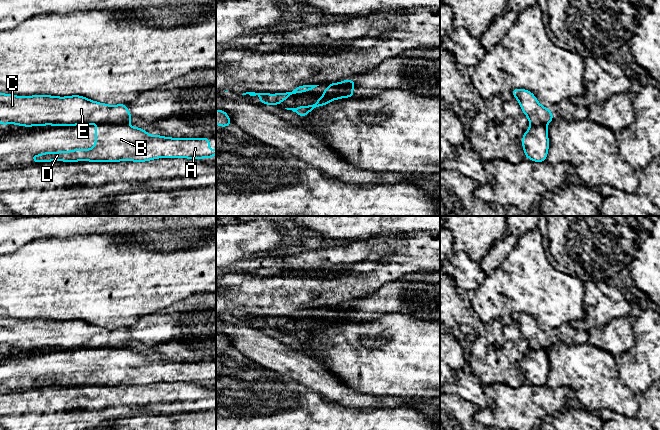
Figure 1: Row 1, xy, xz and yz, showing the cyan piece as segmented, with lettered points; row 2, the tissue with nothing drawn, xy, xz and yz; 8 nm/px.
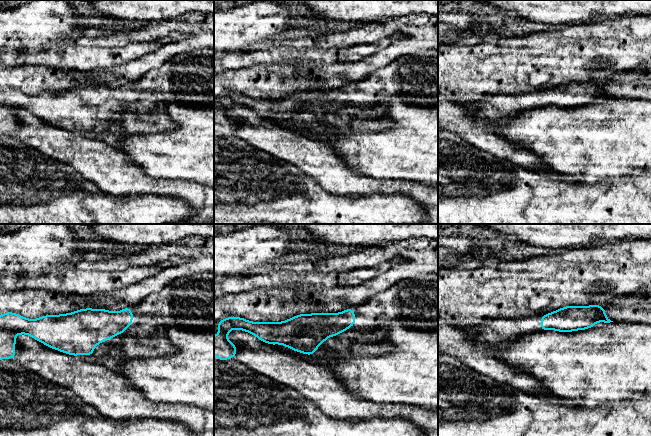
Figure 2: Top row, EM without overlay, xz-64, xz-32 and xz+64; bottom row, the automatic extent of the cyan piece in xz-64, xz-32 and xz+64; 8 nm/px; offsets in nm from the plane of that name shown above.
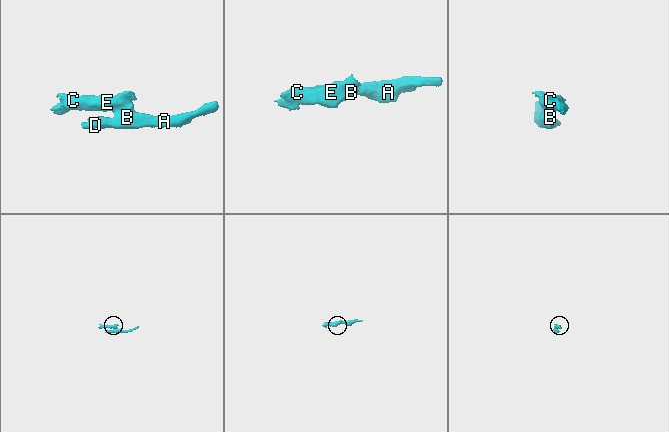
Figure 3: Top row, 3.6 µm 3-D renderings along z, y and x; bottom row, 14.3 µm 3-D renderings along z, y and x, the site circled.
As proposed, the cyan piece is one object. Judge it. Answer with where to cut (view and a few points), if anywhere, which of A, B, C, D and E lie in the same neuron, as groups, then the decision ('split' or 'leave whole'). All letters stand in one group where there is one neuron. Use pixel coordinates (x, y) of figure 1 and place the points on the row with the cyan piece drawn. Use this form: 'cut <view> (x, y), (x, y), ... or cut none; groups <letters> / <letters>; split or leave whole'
cut xy (126, 123), (99, 125); groups A B D / C E; split

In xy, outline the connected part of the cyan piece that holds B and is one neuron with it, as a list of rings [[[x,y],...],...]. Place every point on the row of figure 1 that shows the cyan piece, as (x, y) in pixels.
[[[102,124],[95,128],[95,146],[91,149],[45,152],[32,155],[36,163],[50,161],[145,162],[157,158],[213,158],[216,149],[209,149],[210,139],[170,138],[149,135],[144,129],[127,124]]]

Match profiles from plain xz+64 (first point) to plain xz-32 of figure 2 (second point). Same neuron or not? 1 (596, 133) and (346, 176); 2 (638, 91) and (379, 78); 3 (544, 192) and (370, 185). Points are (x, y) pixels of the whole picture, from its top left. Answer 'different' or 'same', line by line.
1: different
2: same
3: different

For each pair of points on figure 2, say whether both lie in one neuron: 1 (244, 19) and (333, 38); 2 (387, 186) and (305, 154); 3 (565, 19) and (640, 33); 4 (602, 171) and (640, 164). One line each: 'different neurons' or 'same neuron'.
1: different neurons
2: same neuron
3: different neurons
4: same neuron

